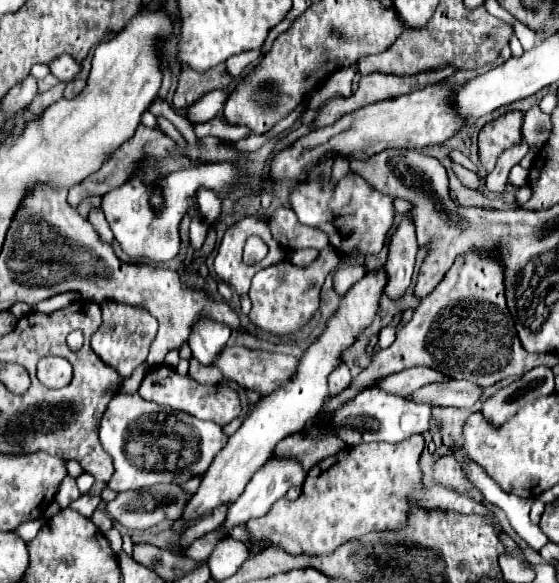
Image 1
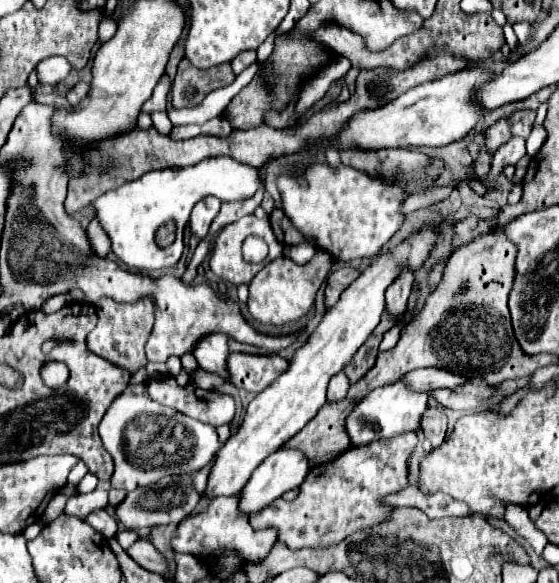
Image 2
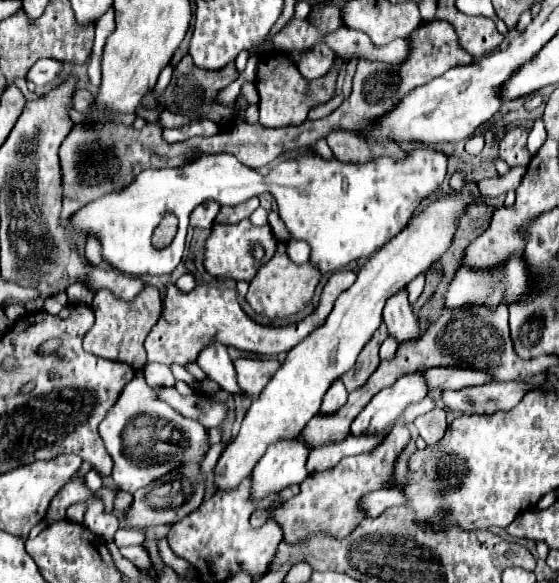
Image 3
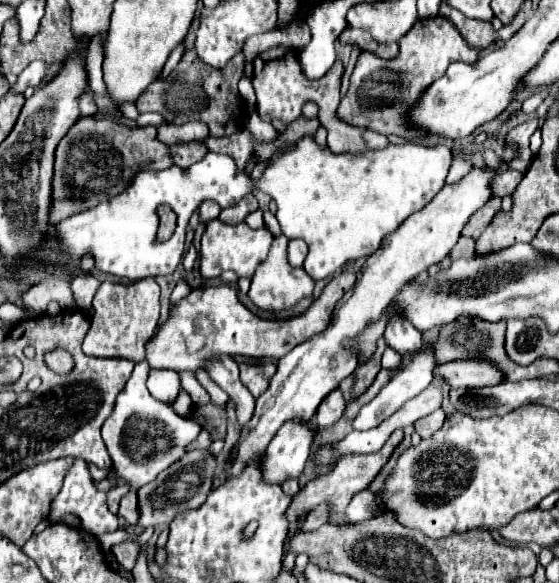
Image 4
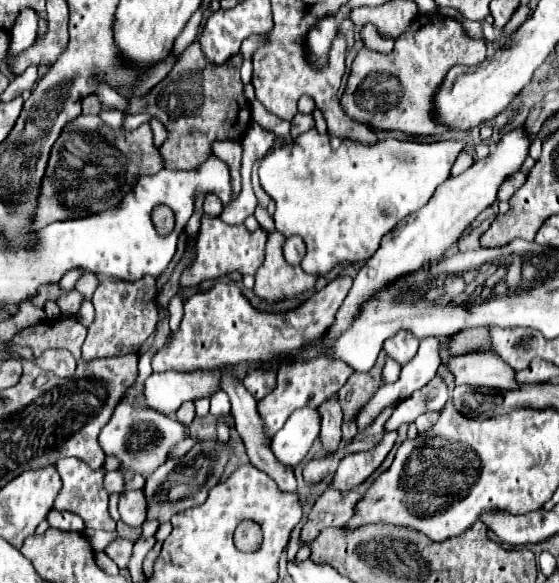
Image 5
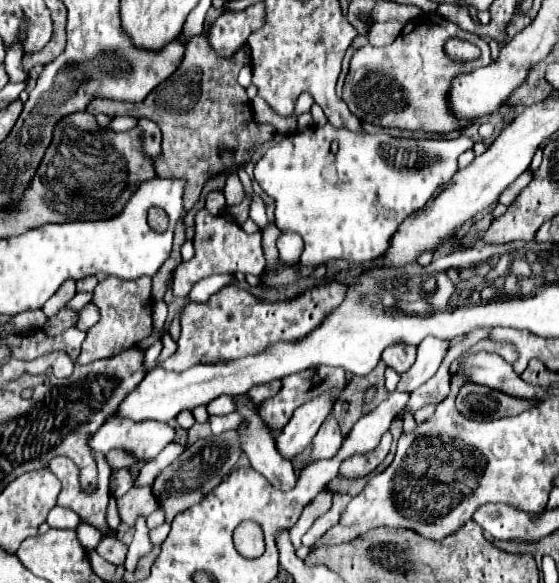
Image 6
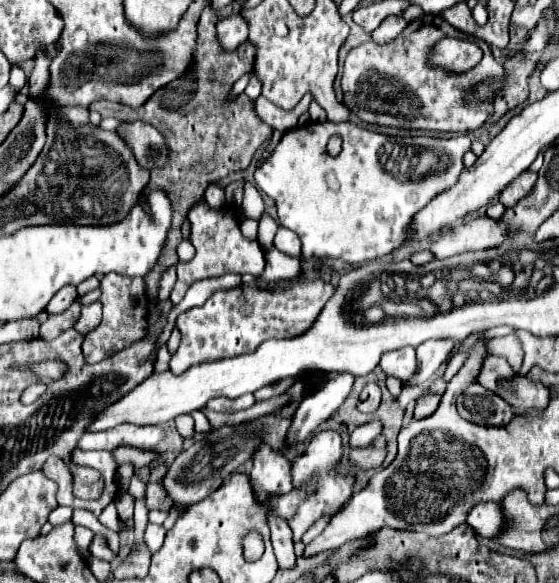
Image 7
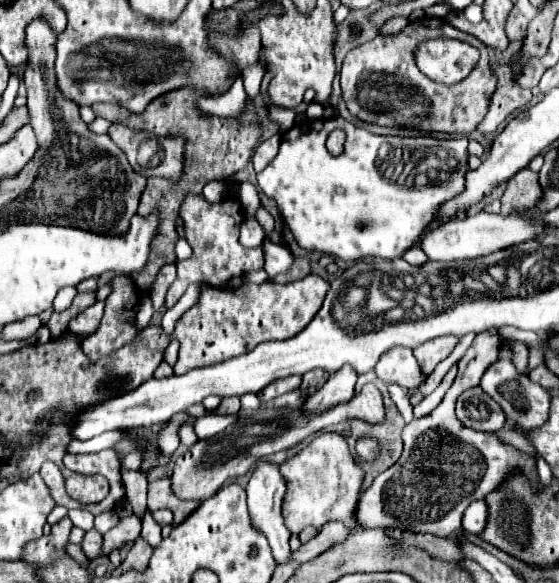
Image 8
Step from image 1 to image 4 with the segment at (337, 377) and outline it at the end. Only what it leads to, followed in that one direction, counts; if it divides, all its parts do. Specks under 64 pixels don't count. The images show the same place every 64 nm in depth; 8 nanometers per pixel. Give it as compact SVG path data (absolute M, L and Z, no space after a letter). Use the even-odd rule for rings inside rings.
M336 390L336 392L330 392L322 404L318 406L314 418L316 418L316 424L322 428L322 430L332 430L334 424L342 418L346 410L346 404L344 404L344 398L342 398L342 392Z

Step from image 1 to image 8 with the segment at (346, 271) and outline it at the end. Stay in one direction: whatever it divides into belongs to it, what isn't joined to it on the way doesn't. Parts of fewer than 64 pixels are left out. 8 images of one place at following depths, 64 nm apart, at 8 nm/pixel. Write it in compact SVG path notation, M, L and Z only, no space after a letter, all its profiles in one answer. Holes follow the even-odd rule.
M308 274L306 278L288 284L272 284L266 280L264 284L242 284L230 290L204 286L198 302L186 310L176 324L174 336L180 342L180 356L174 374L214 366L232 356L250 352L260 342L296 336L316 316L326 292L328 282L316 274Z

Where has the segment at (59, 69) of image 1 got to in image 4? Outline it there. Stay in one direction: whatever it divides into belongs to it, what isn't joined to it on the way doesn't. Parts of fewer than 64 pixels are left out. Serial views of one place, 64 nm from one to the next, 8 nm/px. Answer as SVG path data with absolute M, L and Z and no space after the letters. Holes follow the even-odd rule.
M42 60L32 62L32 64L18 76L16 84L10 86L10 90L16 92L16 94L22 94L28 86L38 88L38 86L44 82L44 70L46 70L46 68L48 68L48 64L44 64Z

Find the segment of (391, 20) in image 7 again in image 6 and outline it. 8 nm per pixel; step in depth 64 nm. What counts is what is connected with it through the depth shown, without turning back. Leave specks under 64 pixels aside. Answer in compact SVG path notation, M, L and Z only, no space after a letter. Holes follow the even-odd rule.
M390 20L388 22L376 22L372 26L372 30L368 32L368 42L374 46L390 44Z

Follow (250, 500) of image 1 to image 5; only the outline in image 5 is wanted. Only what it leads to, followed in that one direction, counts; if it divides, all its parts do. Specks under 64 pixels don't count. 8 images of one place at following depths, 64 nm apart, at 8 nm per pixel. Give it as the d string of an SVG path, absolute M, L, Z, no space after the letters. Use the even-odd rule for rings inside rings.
M304 406L304 408L298 408L288 418L284 428L272 436L270 448L282 464L288 464L294 468L306 458L312 442L318 438L318 432L320 432L318 408Z

